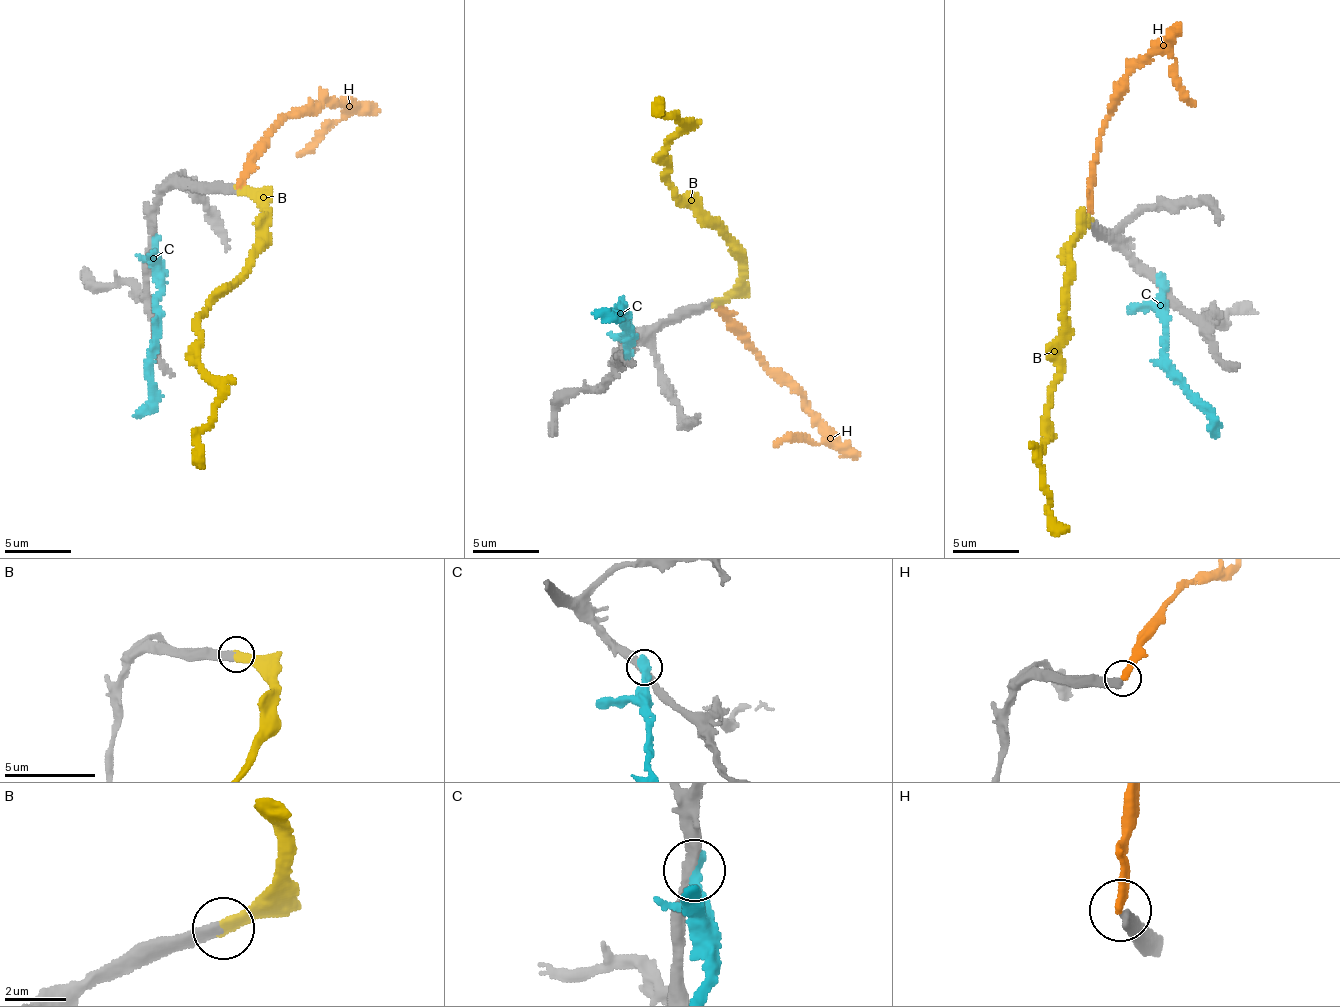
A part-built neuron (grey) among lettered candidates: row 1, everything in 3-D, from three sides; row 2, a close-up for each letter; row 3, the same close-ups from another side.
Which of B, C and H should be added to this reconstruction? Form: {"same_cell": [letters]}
{"same_cell": ["B"]}

